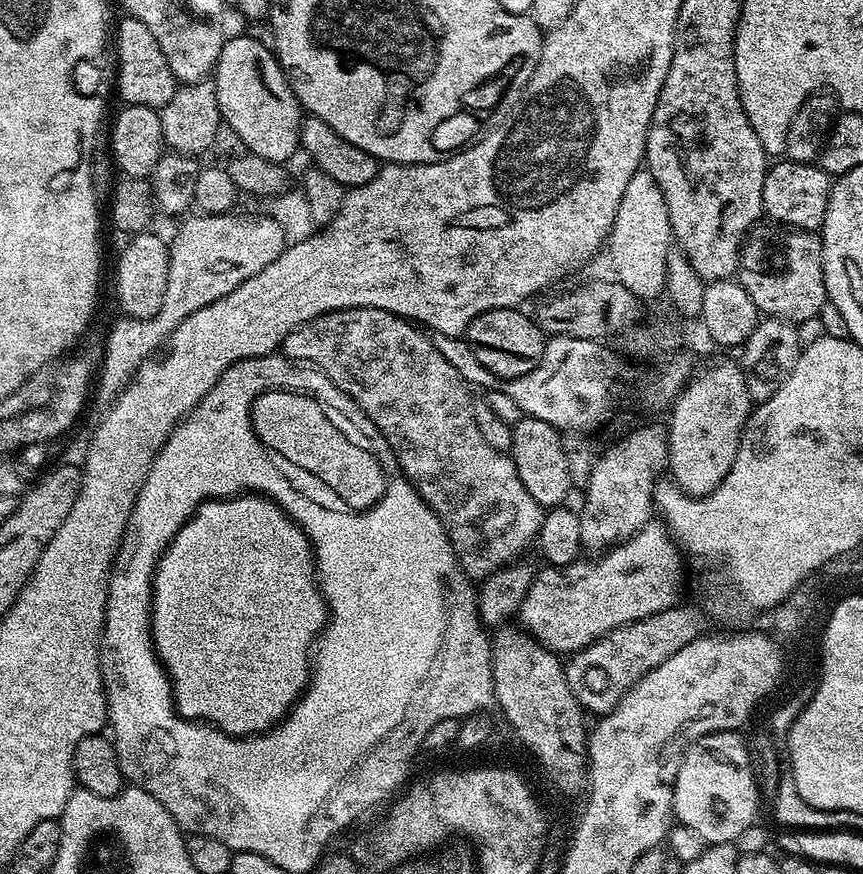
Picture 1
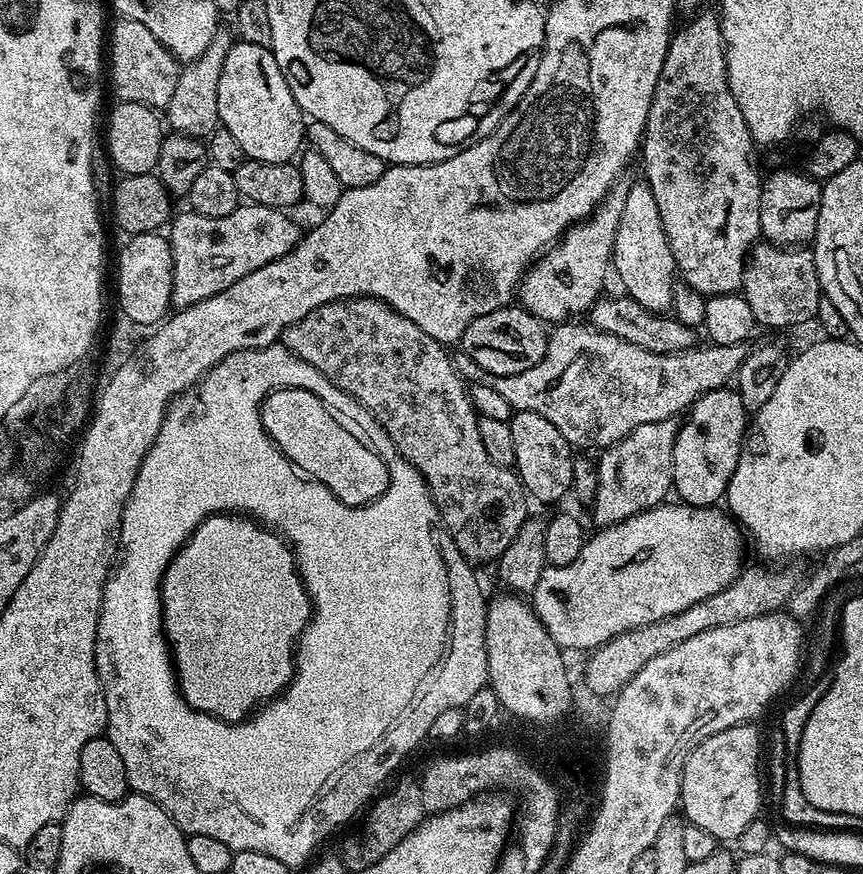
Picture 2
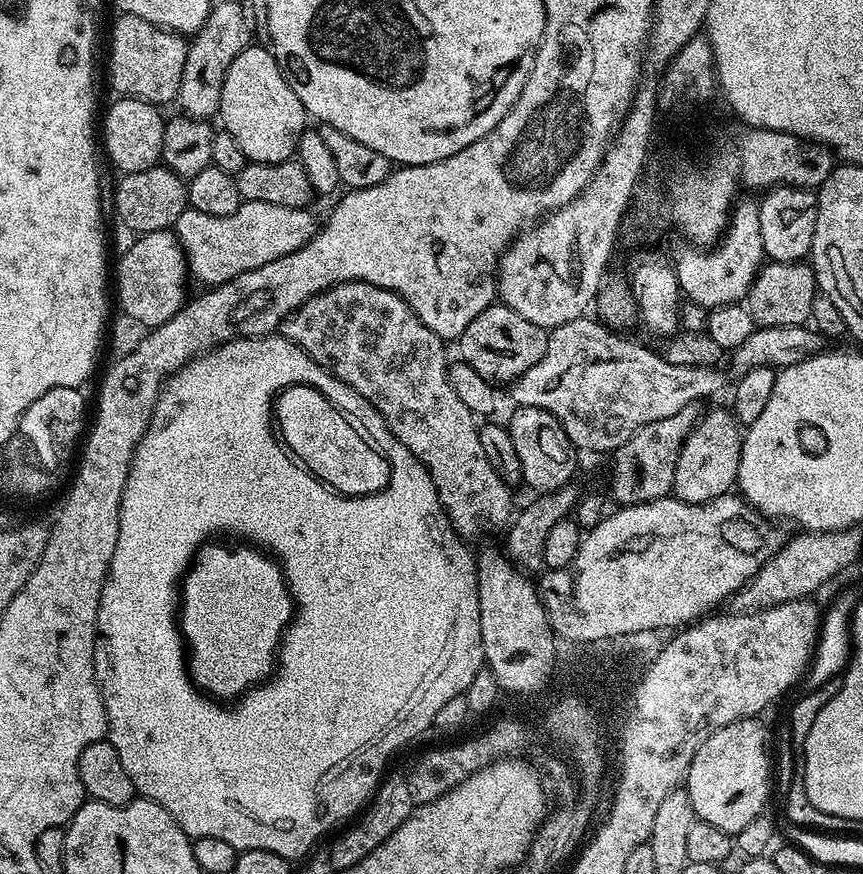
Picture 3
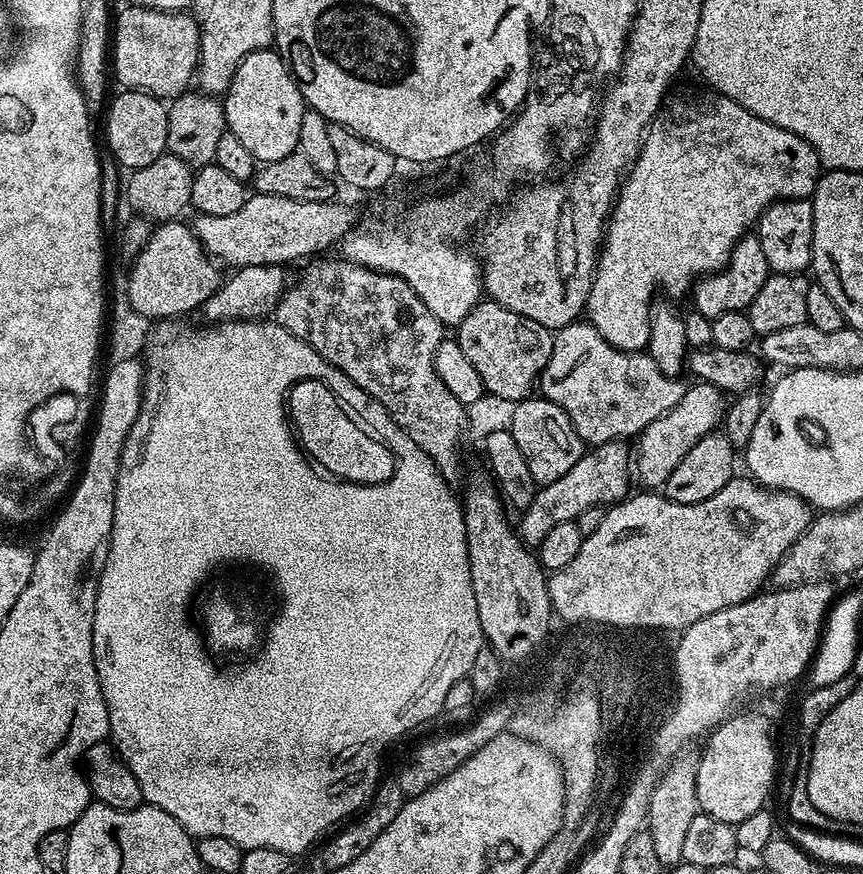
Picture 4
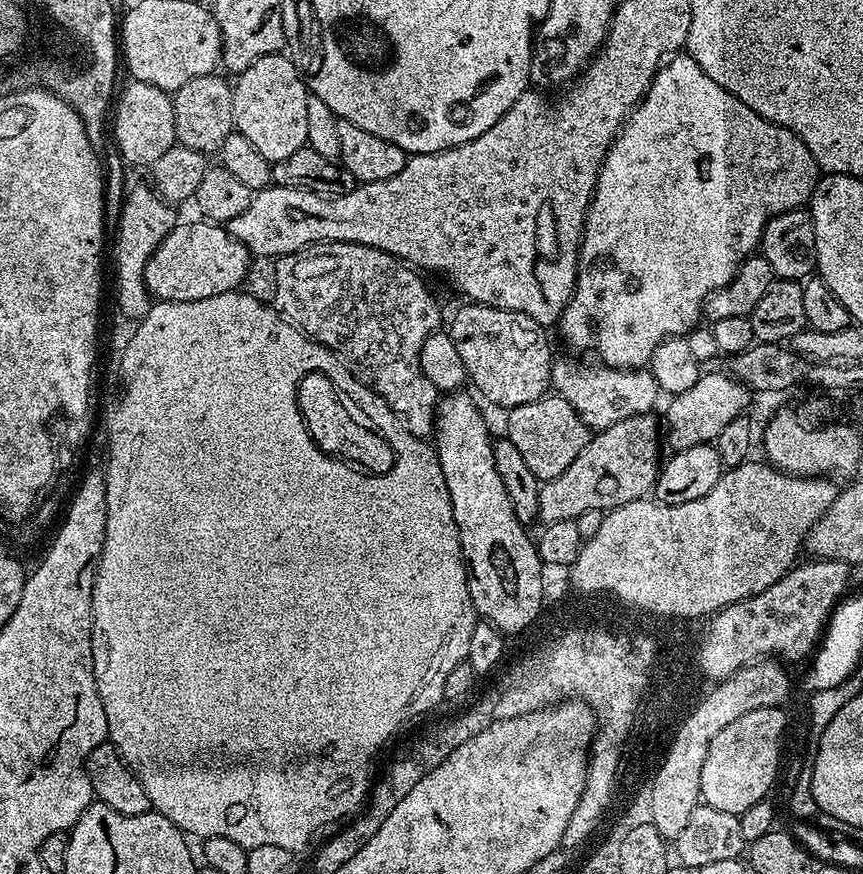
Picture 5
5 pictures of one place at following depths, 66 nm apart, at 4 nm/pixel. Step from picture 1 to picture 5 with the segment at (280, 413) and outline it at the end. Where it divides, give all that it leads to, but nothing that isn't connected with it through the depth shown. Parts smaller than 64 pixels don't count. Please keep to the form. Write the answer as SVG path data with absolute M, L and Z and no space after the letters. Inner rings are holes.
M321 372L306 374L296 385L300 412L316 445L329 456L339 456L353 465L359 466L365 473L379 474L388 472L396 461L396 453L386 442L386 438L377 432L369 421L358 418L358 414L349 411L338 398L334 382L330 376Z

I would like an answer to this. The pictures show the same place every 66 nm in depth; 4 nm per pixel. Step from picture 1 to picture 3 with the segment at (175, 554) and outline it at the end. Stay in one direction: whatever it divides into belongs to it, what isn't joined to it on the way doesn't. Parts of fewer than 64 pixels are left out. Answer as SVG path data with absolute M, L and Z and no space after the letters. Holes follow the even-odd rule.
M206 542L196 552L196 557L184 573L183 581L178 589L178 627L181 637L186 645L186 659L188 661L188 675L192 677L193 684L201 692L215 698L220 702L232 702L244 695L249 688L264 683L271 677L277 663L280 650L280 641L288 623L294 615L294 601L288 583L284 581L284 571L279 563L269 553L253 546L248 542L228 542L232 544L216 544L220 542Z

